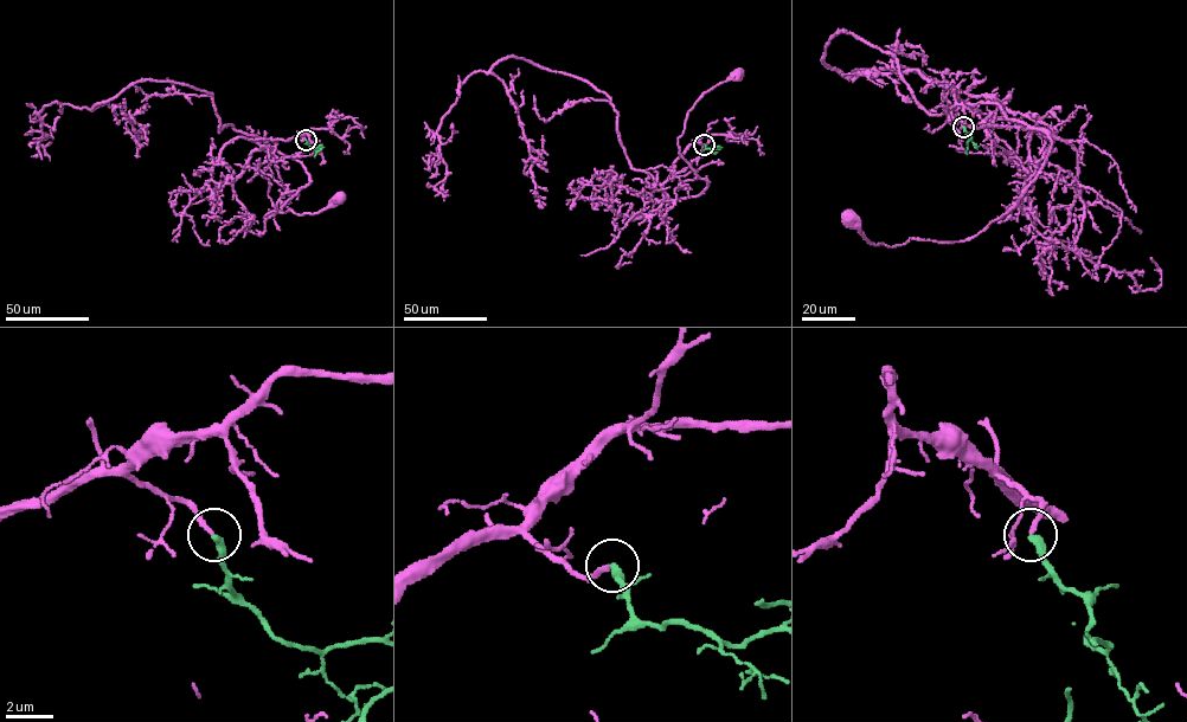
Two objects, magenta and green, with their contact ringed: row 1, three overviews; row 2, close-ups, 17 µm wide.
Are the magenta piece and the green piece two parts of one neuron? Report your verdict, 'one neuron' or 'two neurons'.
one neuron

